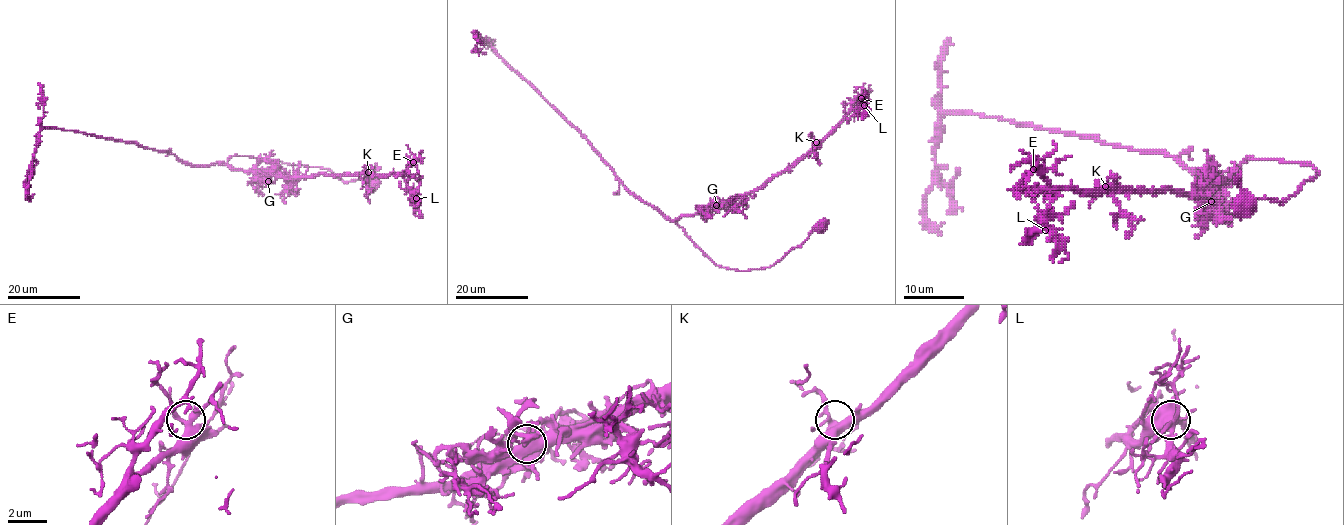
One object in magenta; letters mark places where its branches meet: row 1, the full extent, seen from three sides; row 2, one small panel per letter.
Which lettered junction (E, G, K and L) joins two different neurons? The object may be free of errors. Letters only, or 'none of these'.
G

